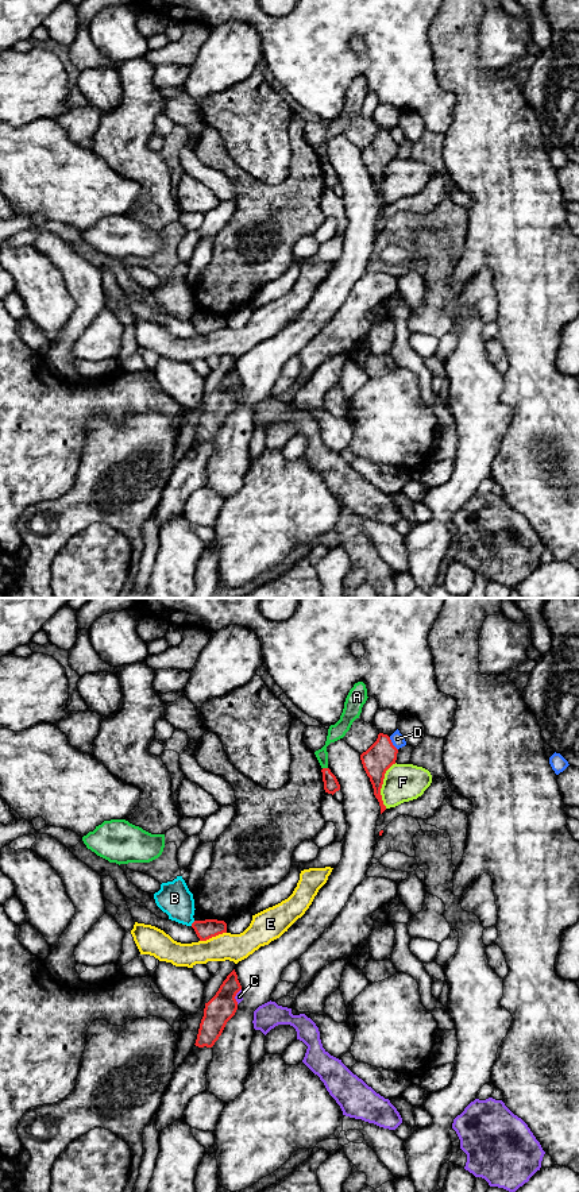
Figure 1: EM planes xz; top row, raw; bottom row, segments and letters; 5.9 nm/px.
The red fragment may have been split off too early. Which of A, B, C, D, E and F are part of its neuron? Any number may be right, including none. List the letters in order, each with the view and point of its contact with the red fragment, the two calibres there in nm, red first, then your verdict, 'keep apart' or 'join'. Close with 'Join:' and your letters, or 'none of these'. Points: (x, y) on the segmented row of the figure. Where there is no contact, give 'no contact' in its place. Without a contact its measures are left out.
A: xz (325, 768) | 90/90 nm | keep apart
B: xz (192, 924) | 120/200 nm | keep apart
C: xz (235, 995) | 170/50 nm | keep apart
D: xz (392, 744) | 170/80 nm | keep apart
E: xz (212, 936) | 120/160 nm | keep apart
F: xz (382, 783) | 170/220 nm | keep apart
Join: none of these

